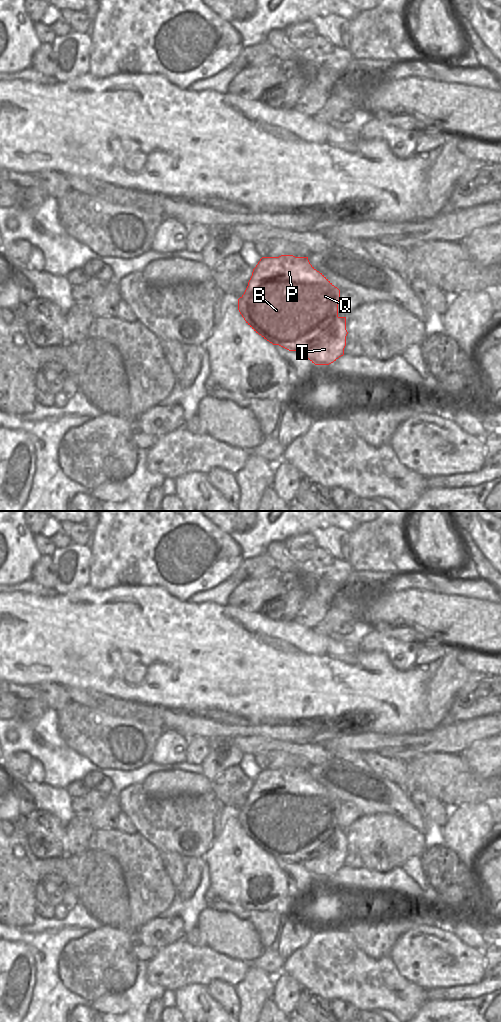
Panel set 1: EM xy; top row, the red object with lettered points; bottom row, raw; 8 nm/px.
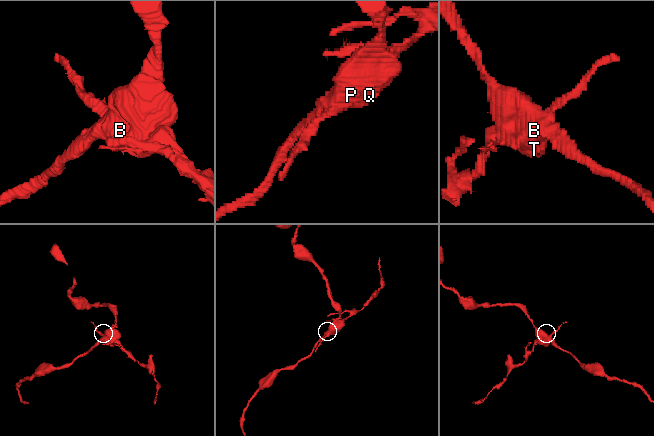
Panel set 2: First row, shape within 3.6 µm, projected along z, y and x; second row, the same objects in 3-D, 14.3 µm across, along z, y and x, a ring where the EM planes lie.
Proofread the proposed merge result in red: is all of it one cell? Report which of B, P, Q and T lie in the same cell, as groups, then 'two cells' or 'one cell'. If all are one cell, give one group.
B P Q / T | two cells

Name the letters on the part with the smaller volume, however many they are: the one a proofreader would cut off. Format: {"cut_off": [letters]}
{"cut_off": ["T"]}

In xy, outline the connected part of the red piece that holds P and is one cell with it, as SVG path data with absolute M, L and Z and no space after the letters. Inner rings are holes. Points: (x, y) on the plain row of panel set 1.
M281 767L262 769L253 781L244 806L238 811L238 822L246 835L273 857L289 863L303 863L320 851L338 829L340 802L309 774L308 769ZM312 824L312 834L297 845L283 845L296 830Z

